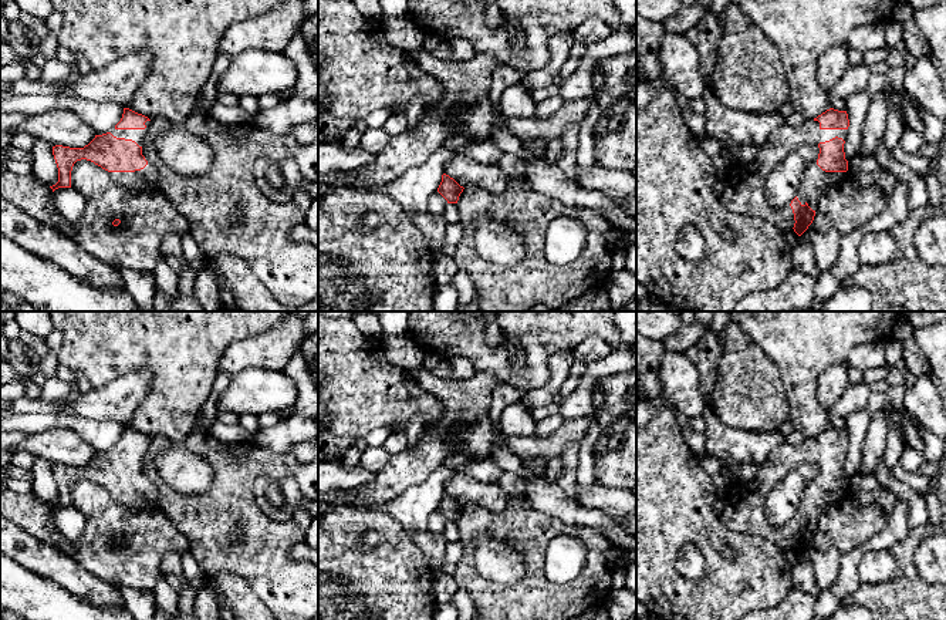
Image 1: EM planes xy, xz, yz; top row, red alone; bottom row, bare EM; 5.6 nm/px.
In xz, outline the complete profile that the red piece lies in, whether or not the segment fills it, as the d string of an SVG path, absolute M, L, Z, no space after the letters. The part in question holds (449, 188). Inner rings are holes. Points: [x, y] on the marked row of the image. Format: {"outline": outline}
{"outline": "M443 173L437 192L447 201L447 203L457 203L463 189L464 188L460 186L453 178Z"}

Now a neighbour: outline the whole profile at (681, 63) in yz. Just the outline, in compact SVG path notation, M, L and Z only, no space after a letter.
M665 33L658 57L663 75L679 94L693 100L709 90L702 57L686 34Z

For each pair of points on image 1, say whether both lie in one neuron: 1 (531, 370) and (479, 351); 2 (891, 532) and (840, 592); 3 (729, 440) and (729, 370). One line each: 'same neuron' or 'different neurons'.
1: same neuron
2: same neuron
3: different neurons

